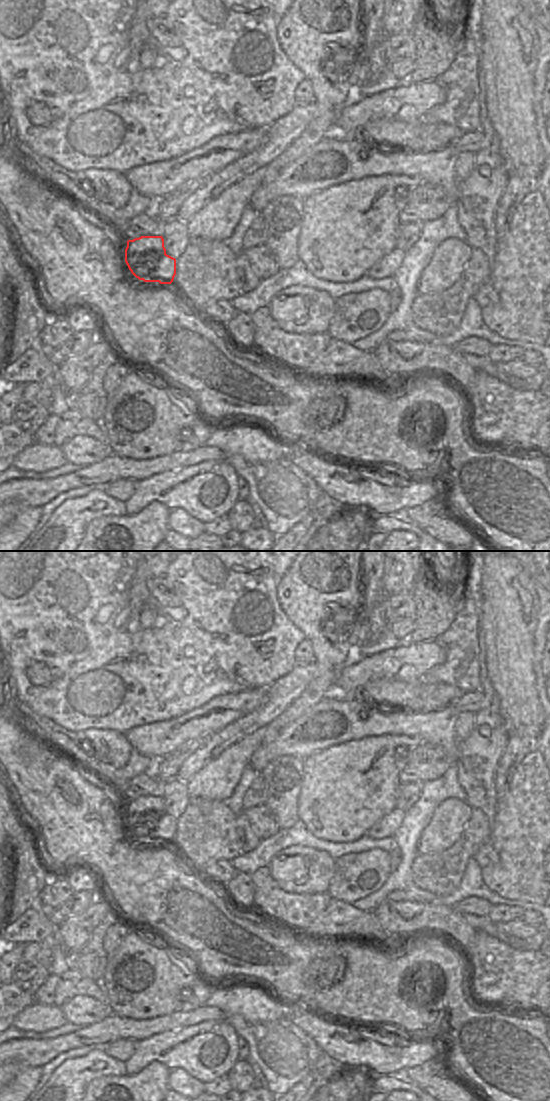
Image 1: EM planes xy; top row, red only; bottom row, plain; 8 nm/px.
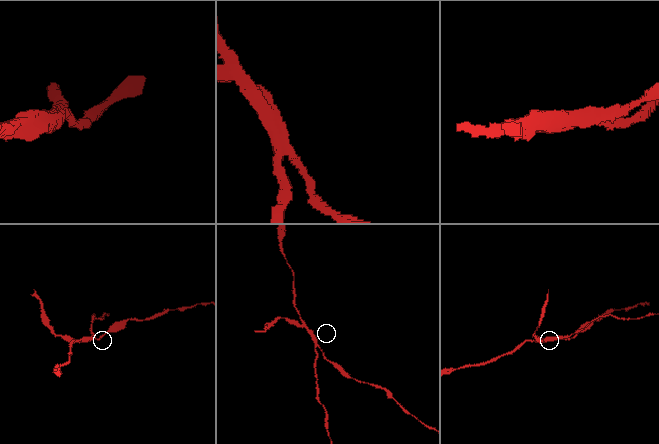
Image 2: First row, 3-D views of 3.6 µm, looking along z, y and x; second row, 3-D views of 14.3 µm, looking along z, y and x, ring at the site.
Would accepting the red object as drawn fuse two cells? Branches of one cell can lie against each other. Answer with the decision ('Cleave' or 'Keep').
Cleave.

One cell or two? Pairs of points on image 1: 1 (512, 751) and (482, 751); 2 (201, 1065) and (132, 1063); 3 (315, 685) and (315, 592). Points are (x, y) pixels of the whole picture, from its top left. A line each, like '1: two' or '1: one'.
1: two
2: one
3: one

